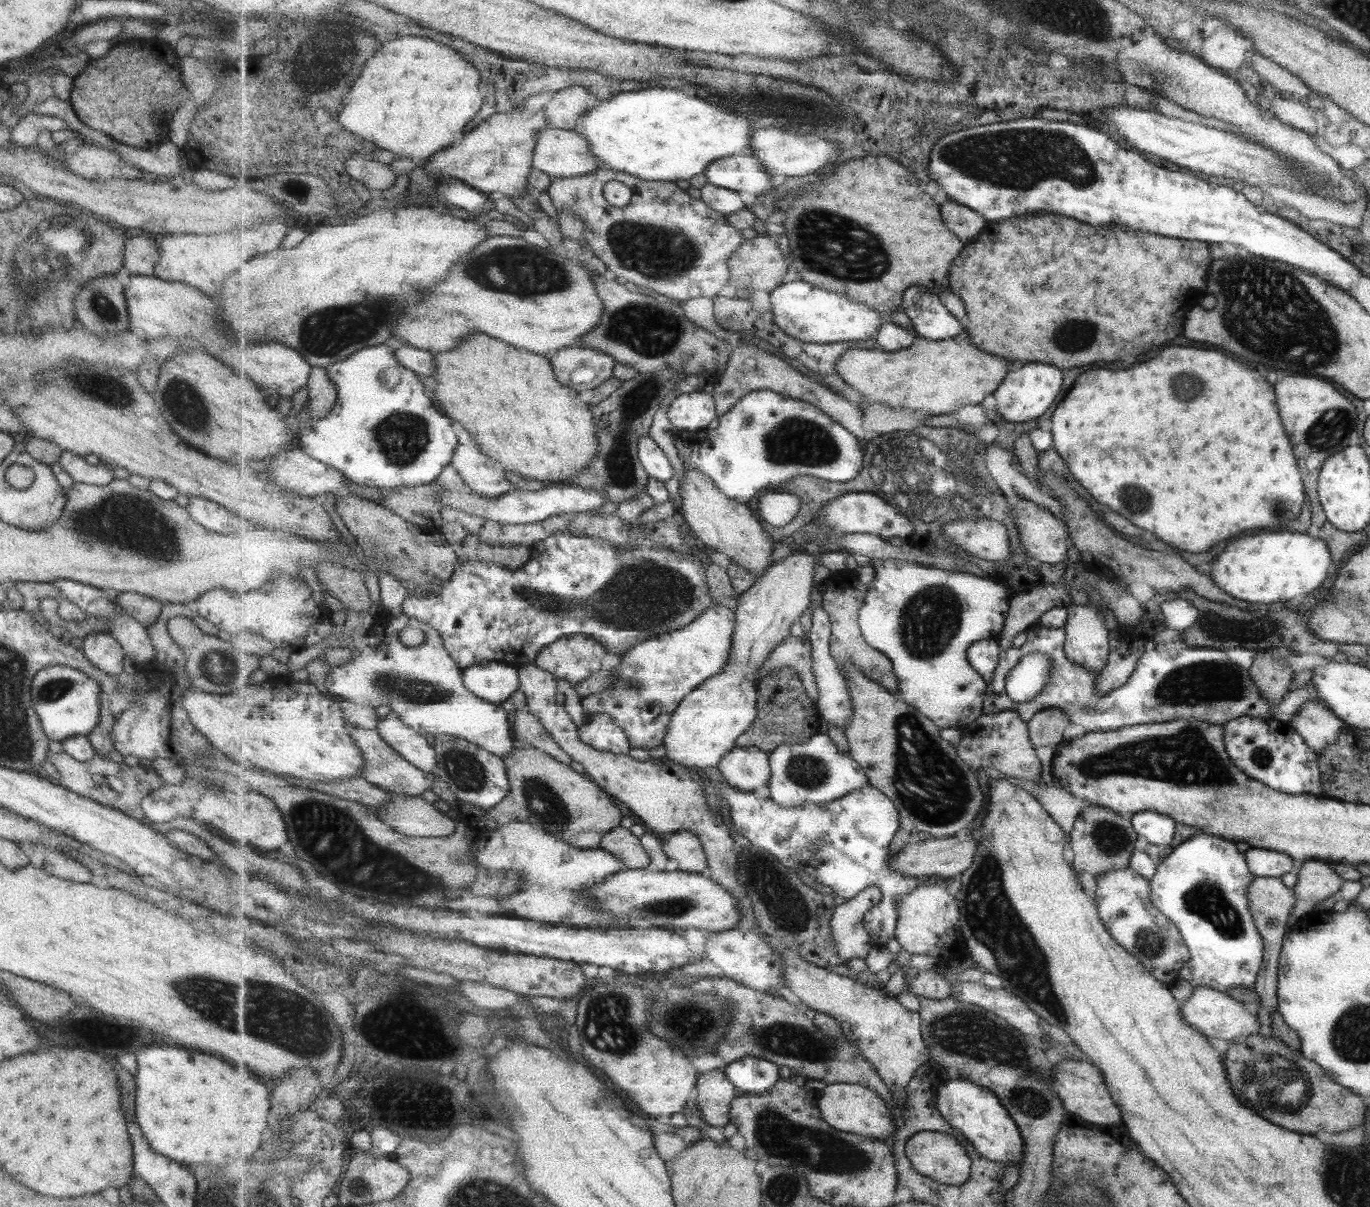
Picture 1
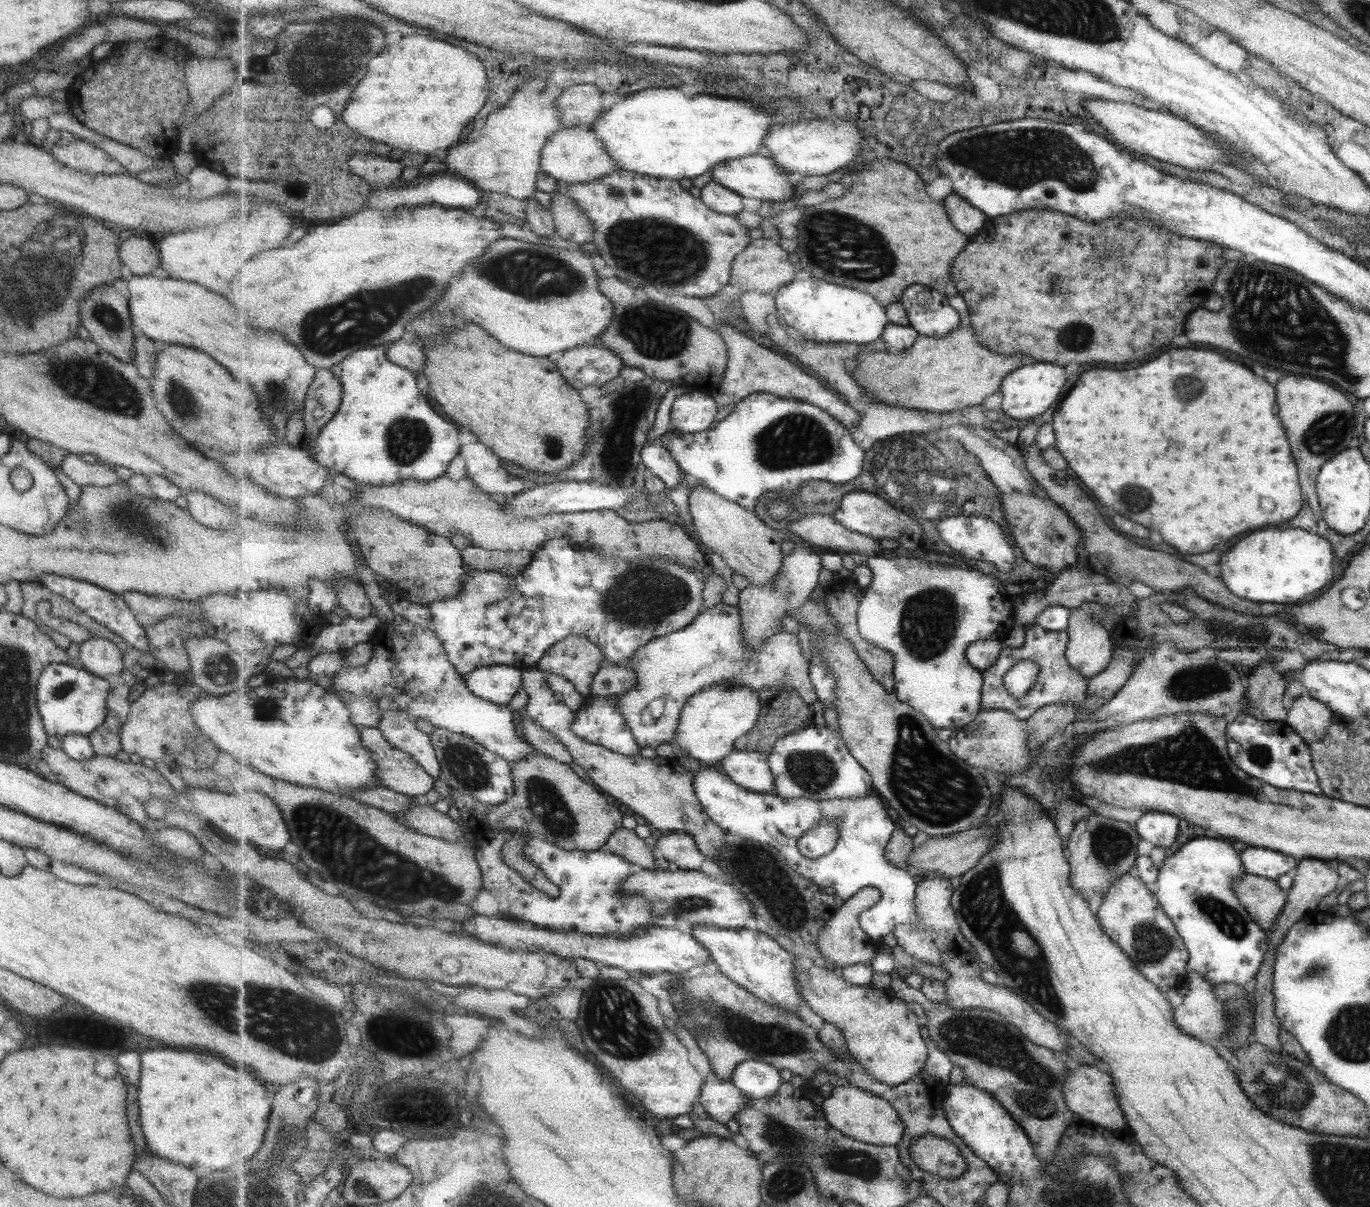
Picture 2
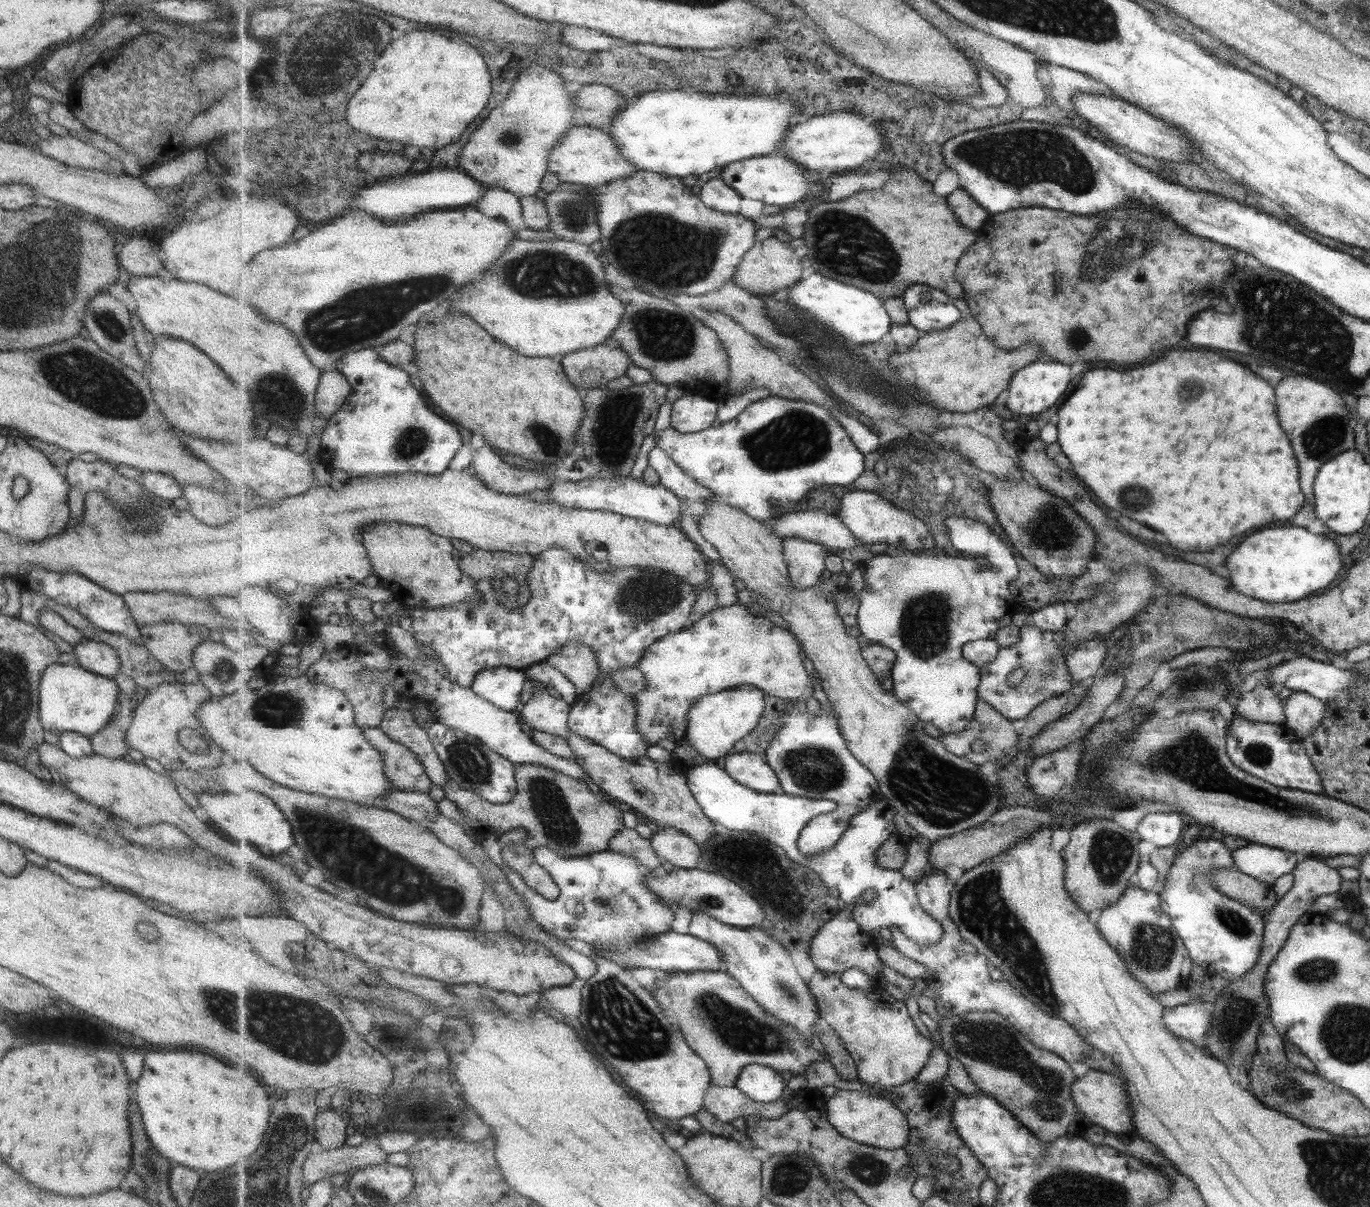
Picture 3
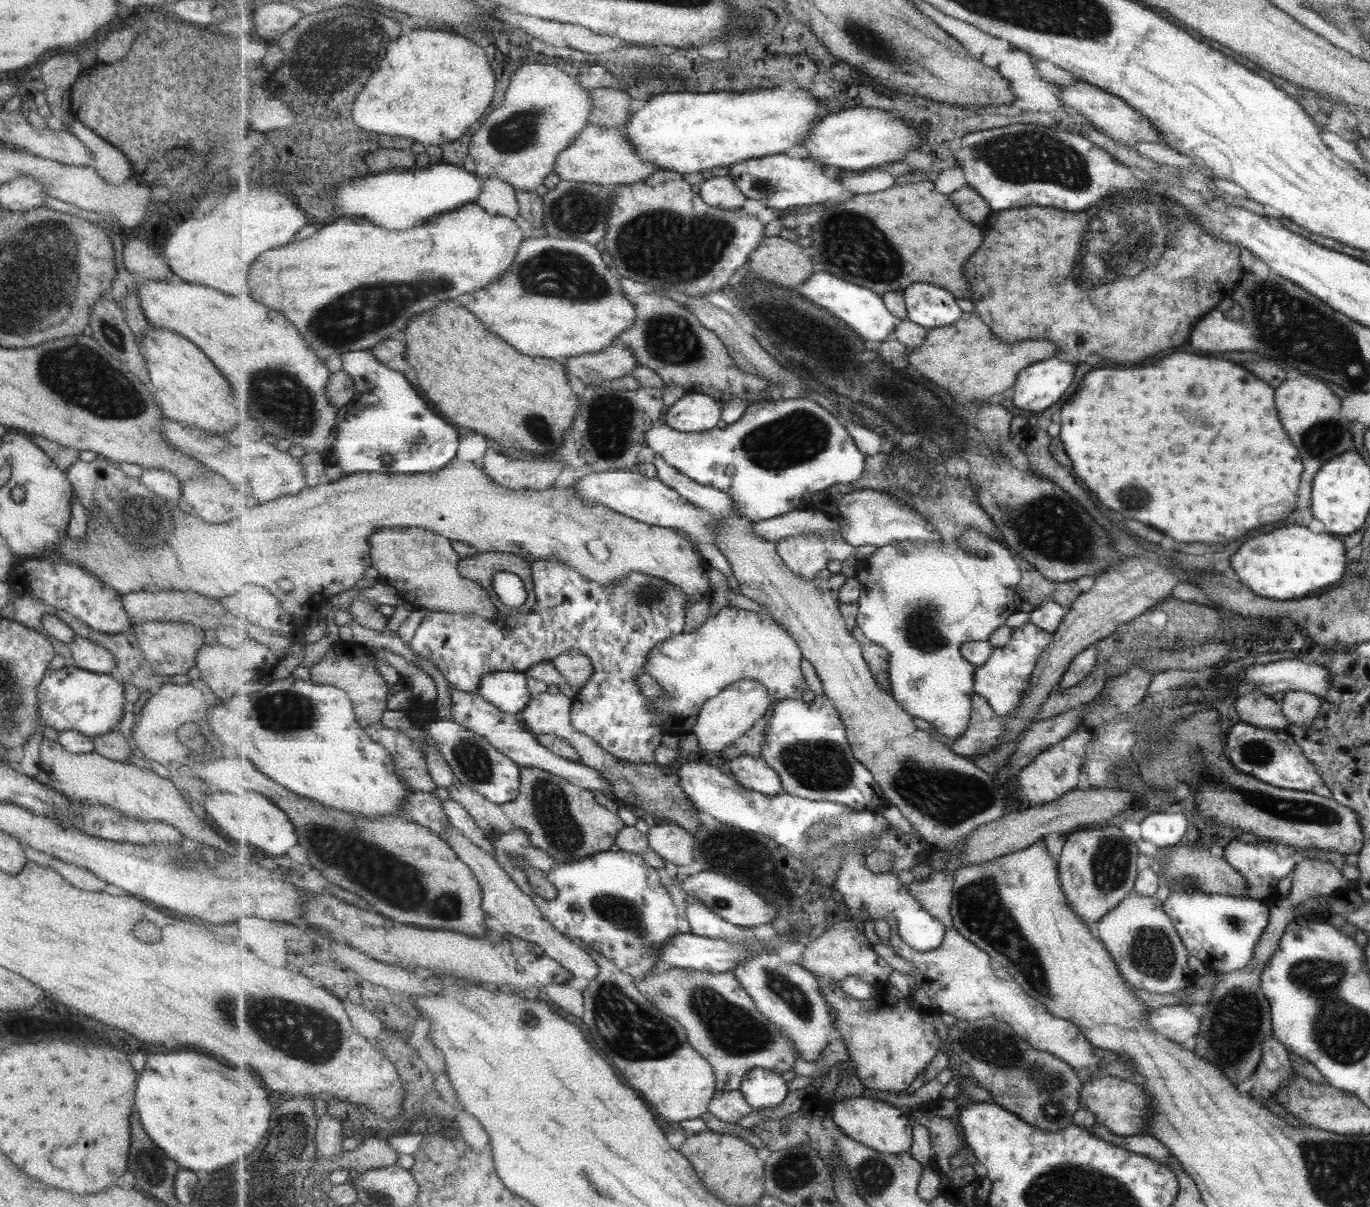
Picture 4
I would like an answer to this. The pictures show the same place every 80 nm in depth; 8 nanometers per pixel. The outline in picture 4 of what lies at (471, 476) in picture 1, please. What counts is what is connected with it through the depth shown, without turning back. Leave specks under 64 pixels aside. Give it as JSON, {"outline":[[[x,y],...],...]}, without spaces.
{"outline":[[[490,446],[483,455],[480,466],[497,484],[513,490],[544,491],[553,487],[559,474],[567,468],[564,461],[553,458],[516,460],[503,456],[503,452],[493,450]]]}

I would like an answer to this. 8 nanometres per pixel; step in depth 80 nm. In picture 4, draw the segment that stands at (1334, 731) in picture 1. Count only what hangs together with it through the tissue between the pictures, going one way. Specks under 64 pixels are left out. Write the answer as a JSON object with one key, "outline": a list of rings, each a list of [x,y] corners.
{"outline":[[[1290,690],[1283,693],[1280,709],[1288,724],[1309,726],[1320,710],[1320,697],[1304,690]]]}

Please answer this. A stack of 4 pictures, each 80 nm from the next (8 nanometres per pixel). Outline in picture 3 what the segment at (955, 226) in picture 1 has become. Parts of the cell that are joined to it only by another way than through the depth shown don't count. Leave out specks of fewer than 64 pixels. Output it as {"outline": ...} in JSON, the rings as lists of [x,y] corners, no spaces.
{"outline":[[[962,188],[955,190],[947,199],[958,220],[969,230],[979,231],[990,218],[991,213]]]}

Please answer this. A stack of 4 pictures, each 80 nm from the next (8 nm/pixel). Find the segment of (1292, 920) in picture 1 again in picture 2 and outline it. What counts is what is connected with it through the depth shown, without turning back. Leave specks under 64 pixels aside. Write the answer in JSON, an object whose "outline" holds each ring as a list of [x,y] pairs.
{"outline":[[[1302,859],[1293,870],[1291,889],[1287,892],[1287,902],[1273,923],[1273,929],[1267,931],[1267,945],[1275,947],[1295,922],[1307,912],[1311,912],[1323,896],[1335,889],[1336,870],[1329,870],[1325,862],[1314,859]]]}

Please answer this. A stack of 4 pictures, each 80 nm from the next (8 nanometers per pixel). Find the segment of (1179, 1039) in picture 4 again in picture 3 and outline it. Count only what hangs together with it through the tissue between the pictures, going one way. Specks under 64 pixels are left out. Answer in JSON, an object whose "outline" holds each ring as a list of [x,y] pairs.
{"outline":[[[1192,1000],[1174,1007],[1164,1007],[1162,1021],[1173,1034],[1201,1046],[1211,1022],[1211,1012],[1203,1009],[1203,1004],[1205,1002],[1201,1000]]]}

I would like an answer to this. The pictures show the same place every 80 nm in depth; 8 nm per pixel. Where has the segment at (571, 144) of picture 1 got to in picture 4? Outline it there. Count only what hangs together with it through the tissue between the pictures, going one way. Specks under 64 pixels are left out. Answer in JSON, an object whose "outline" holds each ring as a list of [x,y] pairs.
{"outline":[[[599,125],[585,127],[580,135],[557,157],[554,171],[562,180],[589,182],[603,186],[617,186],[639,183],[647,176],[659,171],[656,164],[651,164],[637,156],[636,148],[628,140],[624,129],[607,129]]]}

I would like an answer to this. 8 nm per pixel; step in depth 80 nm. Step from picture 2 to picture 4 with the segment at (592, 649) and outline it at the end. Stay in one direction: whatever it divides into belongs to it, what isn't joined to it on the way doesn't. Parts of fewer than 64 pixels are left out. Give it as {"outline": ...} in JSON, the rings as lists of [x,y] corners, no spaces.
{"outline":[[[583,651],[562,652],[556,656],[552,664],[565,676],[576,693],[581,692],[595,674],[595,666],[591,658]]]}

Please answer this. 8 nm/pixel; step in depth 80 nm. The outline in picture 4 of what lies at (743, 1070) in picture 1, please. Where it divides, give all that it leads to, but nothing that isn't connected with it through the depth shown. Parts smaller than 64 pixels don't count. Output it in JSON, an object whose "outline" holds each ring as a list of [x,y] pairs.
{"outline":[[[766,1068],[749,1071],[739,1089],[744,1092],[745,1098],[754,1109],[777,1106],[791,1092],[783,1076]]]}

